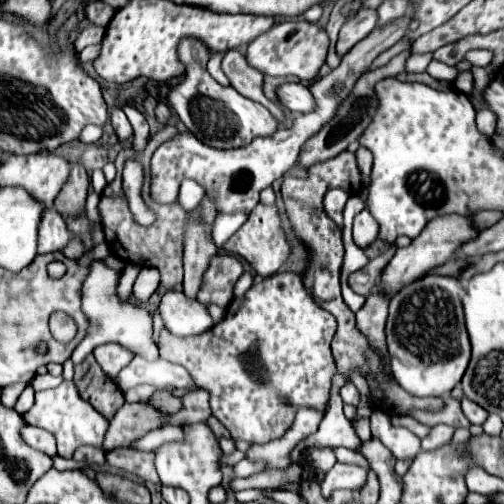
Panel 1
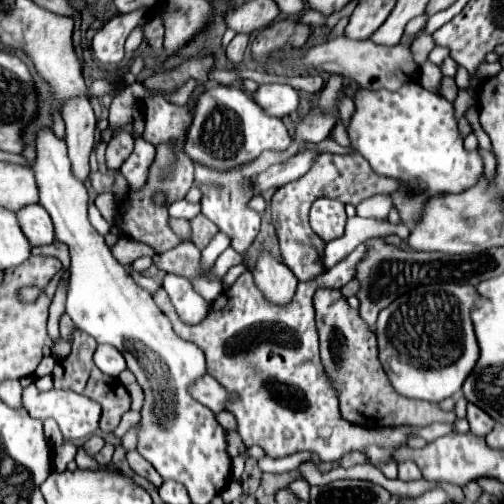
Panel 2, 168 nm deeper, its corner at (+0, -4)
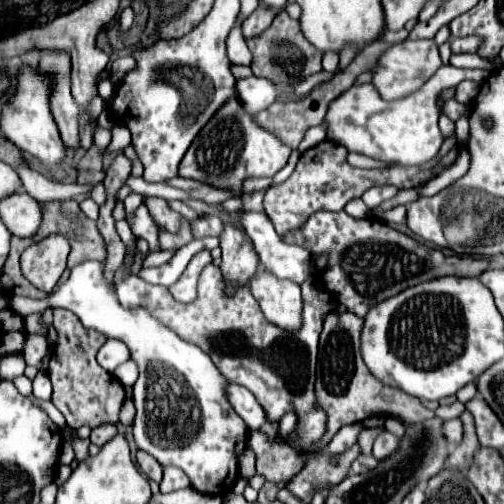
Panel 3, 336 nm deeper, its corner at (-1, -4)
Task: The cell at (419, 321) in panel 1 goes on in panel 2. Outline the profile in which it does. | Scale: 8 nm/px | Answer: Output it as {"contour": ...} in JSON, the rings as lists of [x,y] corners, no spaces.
{"contour":[[[442,283],[442,285],[422,285],[396,301],[392,301],[376,321],[376,339],[378,339],[378,359],[386,367],[386,373],[394,385],[394,389],[410,399],[424,399],[424,401],[442,401],[452,397],[462,389],[462,383],[474,369],[480,347],[474,335],[474,325],[470,319],[470,311],[476,307],[486,307],[488,299],[484,299],[476,287],[472,285],[456,285],[456,283]]]}

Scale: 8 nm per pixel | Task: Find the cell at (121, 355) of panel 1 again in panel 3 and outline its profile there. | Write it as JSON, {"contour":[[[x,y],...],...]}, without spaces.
{"contour":[[[109,339],[97,353],[99,365],[109,373],[113,373],[127,359],[129,359],[129,349],[127,349],[125,343],[121,343],[117,339]]]}

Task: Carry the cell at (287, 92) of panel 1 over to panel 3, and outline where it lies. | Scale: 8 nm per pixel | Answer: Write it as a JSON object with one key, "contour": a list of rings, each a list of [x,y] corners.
{"contour":[[[247,77],[235,83],[237,97],[243,103],[243,109],[249,115],[257,115],[259,111],[271,107],[277,101],[277,87],[269,79],[261,77]]]}

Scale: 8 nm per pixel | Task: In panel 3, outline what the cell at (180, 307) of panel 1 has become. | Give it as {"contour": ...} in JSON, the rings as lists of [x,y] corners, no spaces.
{"contour":[[[205,237],[205,239],[195,239],[187,245],[183,245],[175,257],[161,265],[161,267],[153,267],[153,269],[143,269],[139,273],[141,279],[145,279],[147,283],[155,285],[165,285],[165,287],[171,287],[173,283],[177,283],[179,275],[183,275],[183,271],[187,269],[187,263],[191,261],[191,257],[203,249],[215,249],[219,245],[219,239],[217,237]]]}

